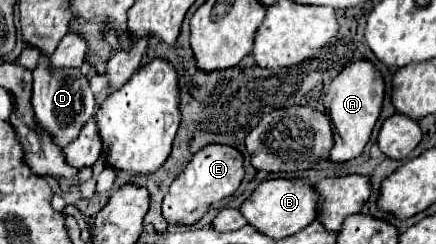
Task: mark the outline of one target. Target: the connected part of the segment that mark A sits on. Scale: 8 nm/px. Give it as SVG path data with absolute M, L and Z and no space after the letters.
M367 60L349 64L333 78L329 94L325 98L329 118L333 122L335 132L339 134L339 136L335 136L335 146L331 150L333 162L347 162L351 158L357 158L363 152L363 148L369 142L369 136L373 132L373 126L381 114L383 92L385 92L383 78L377 72L377 68Z

